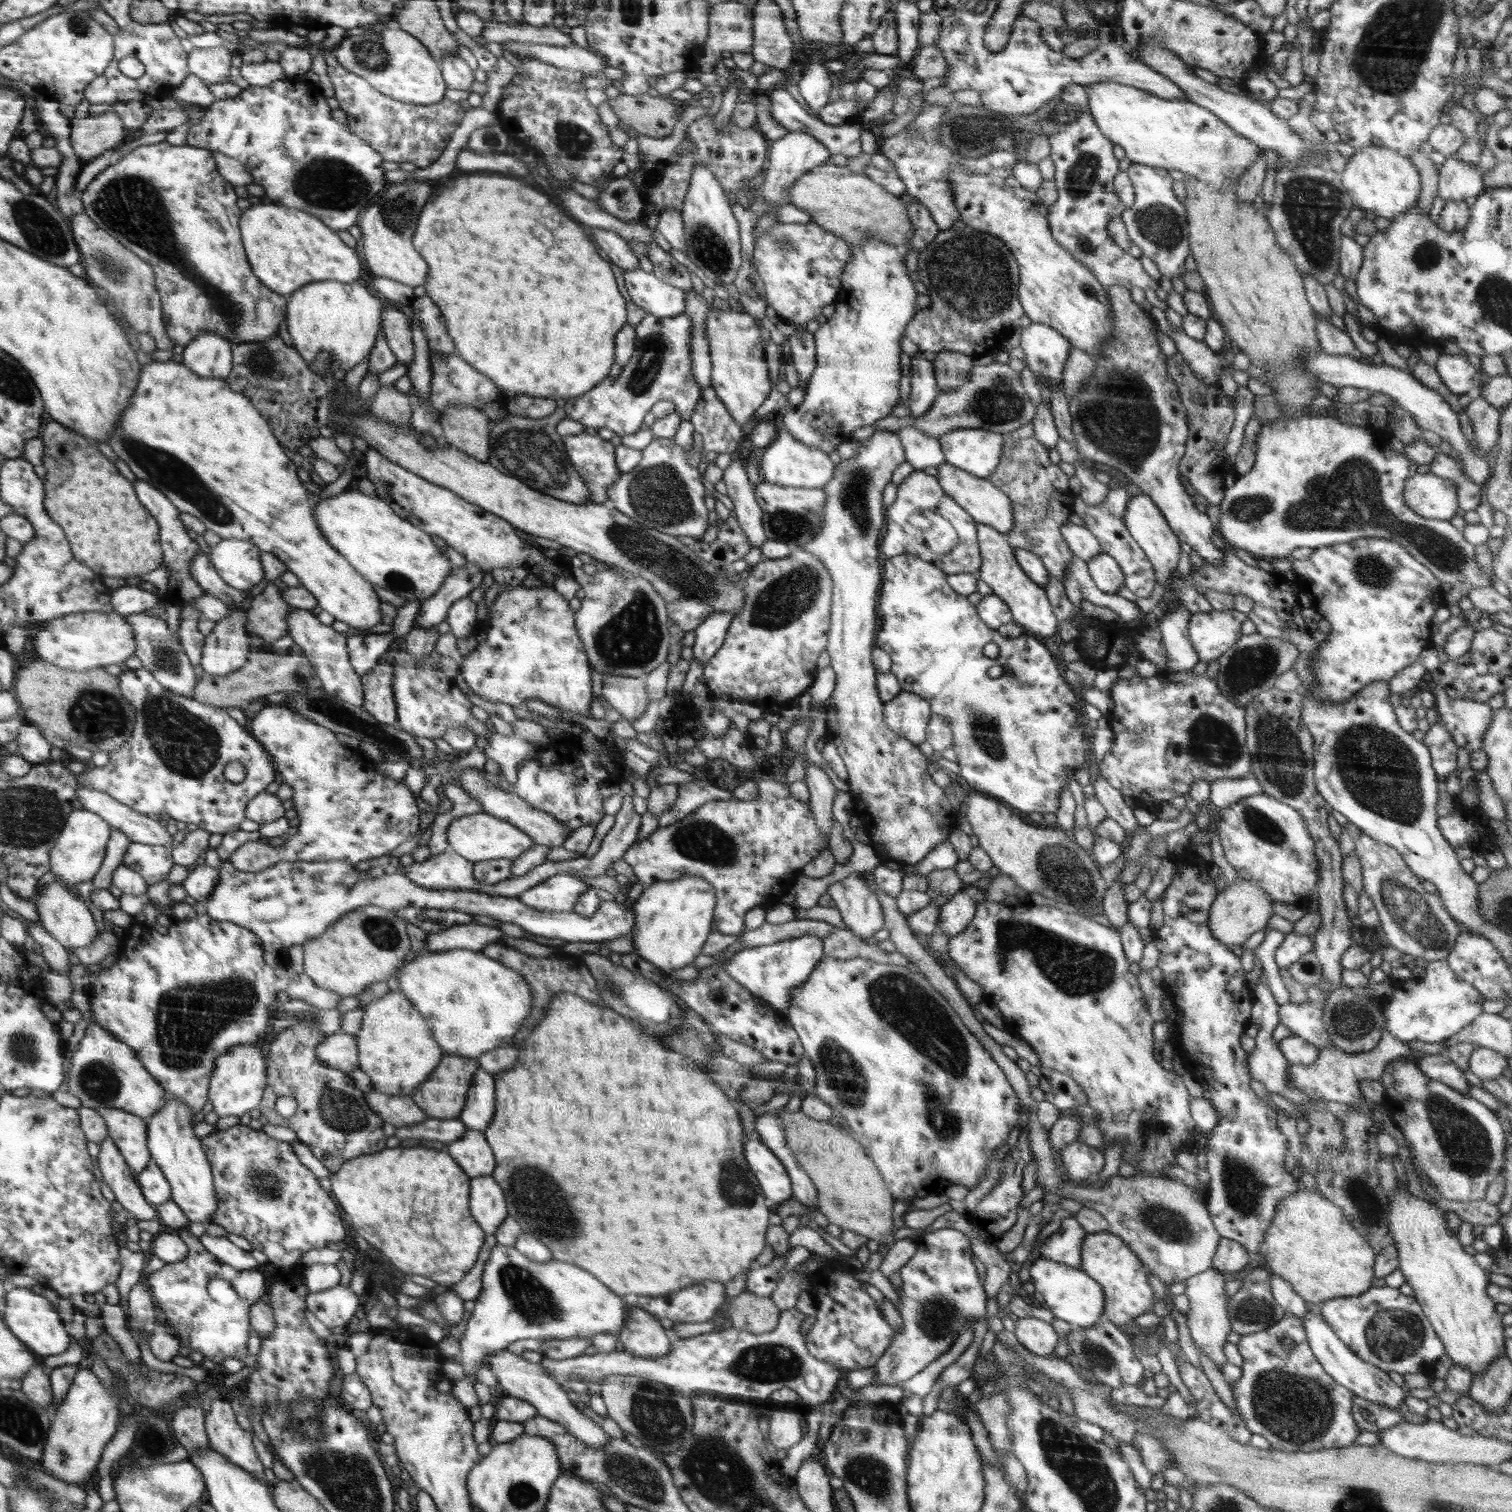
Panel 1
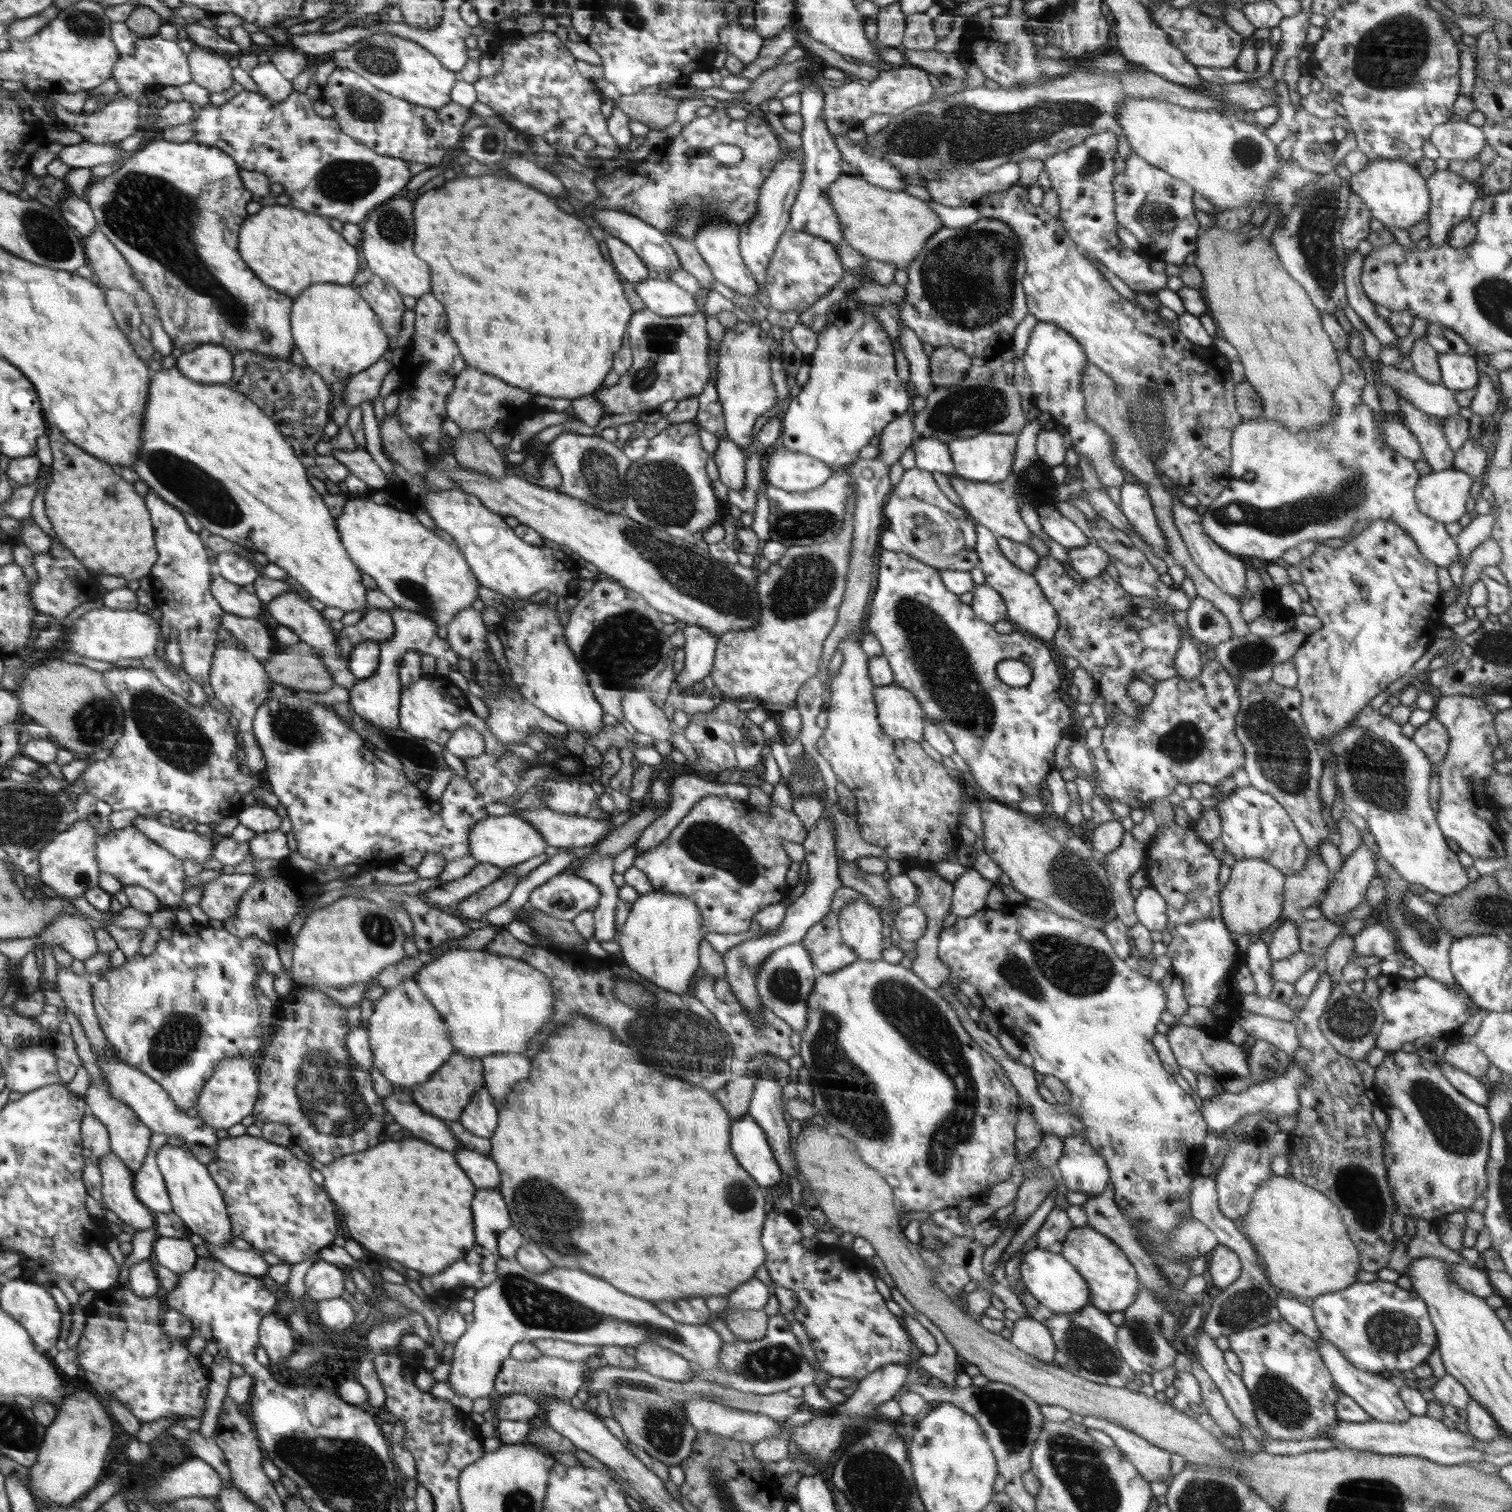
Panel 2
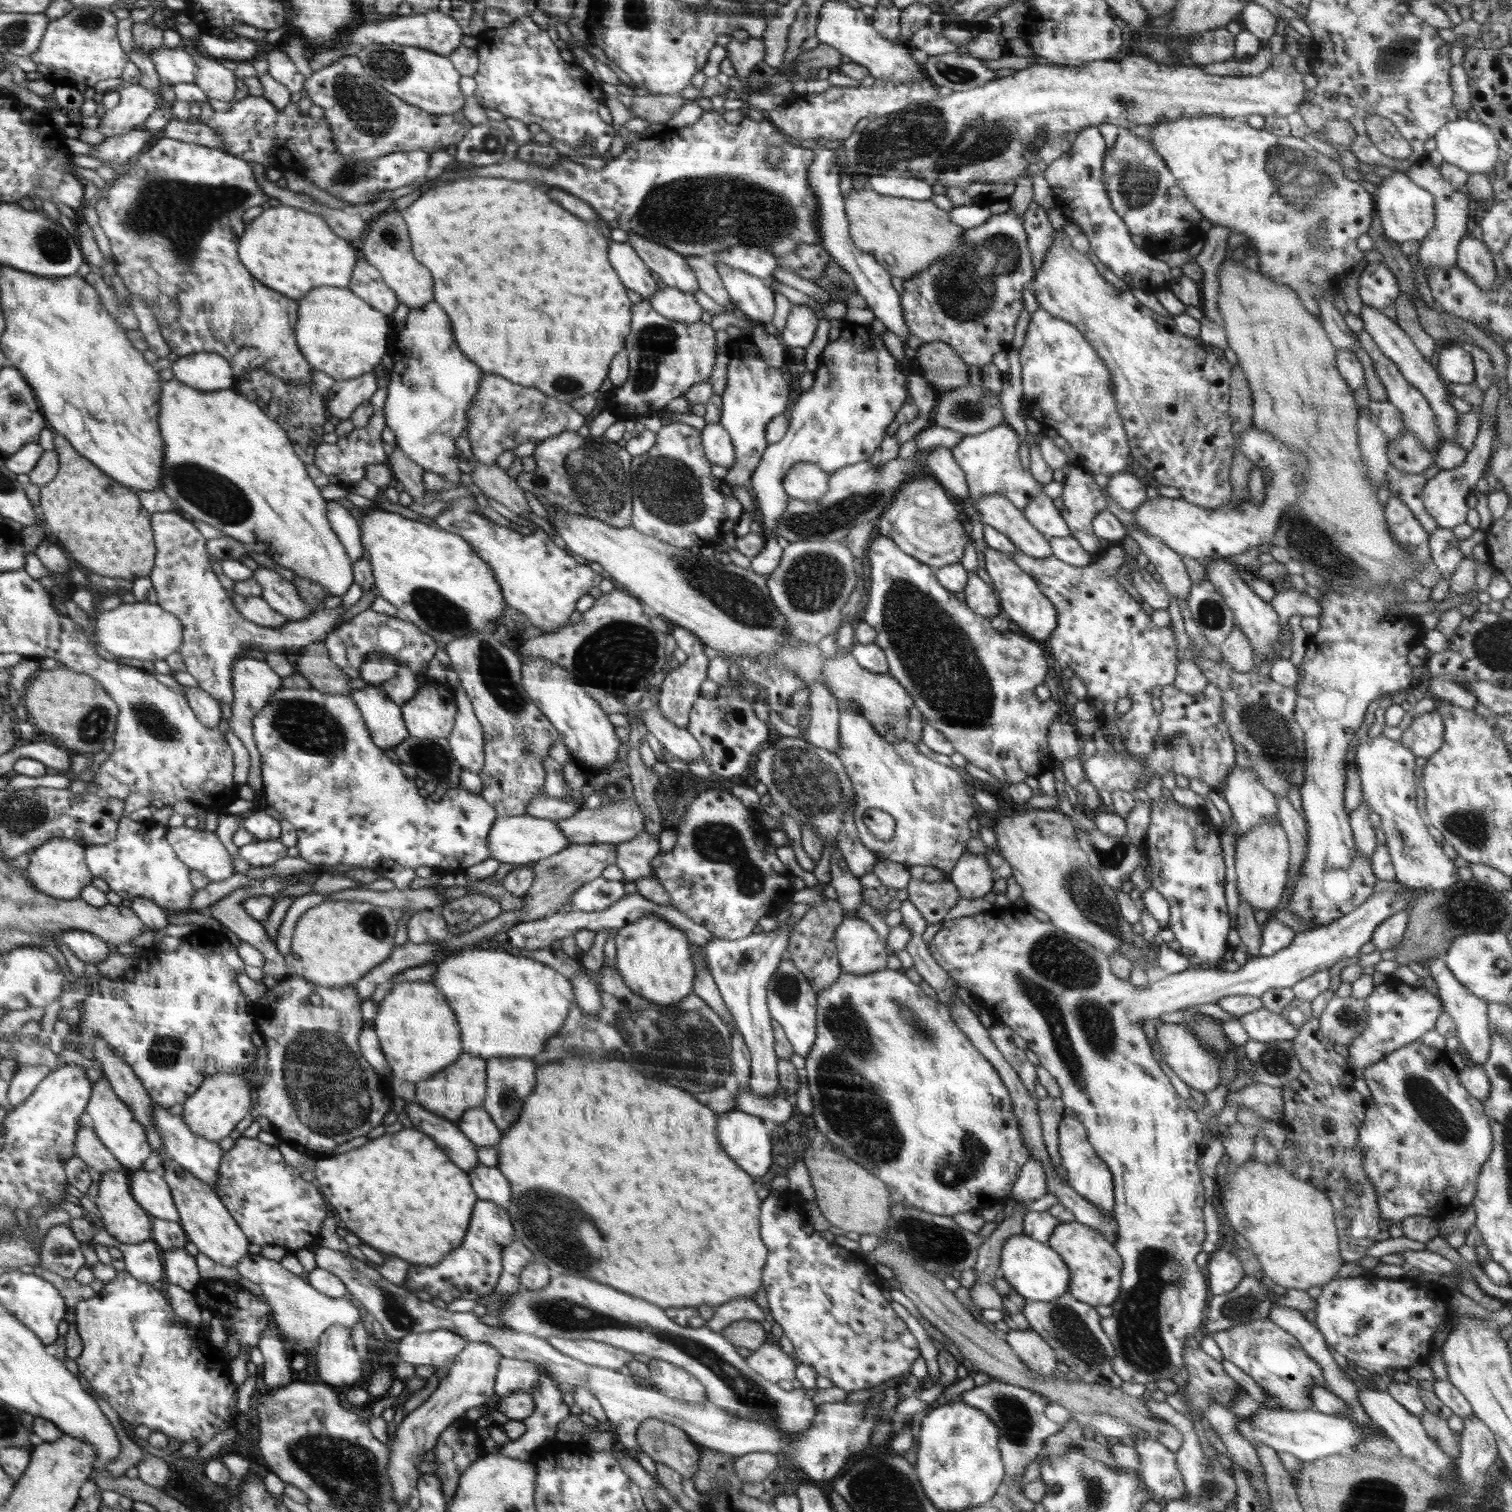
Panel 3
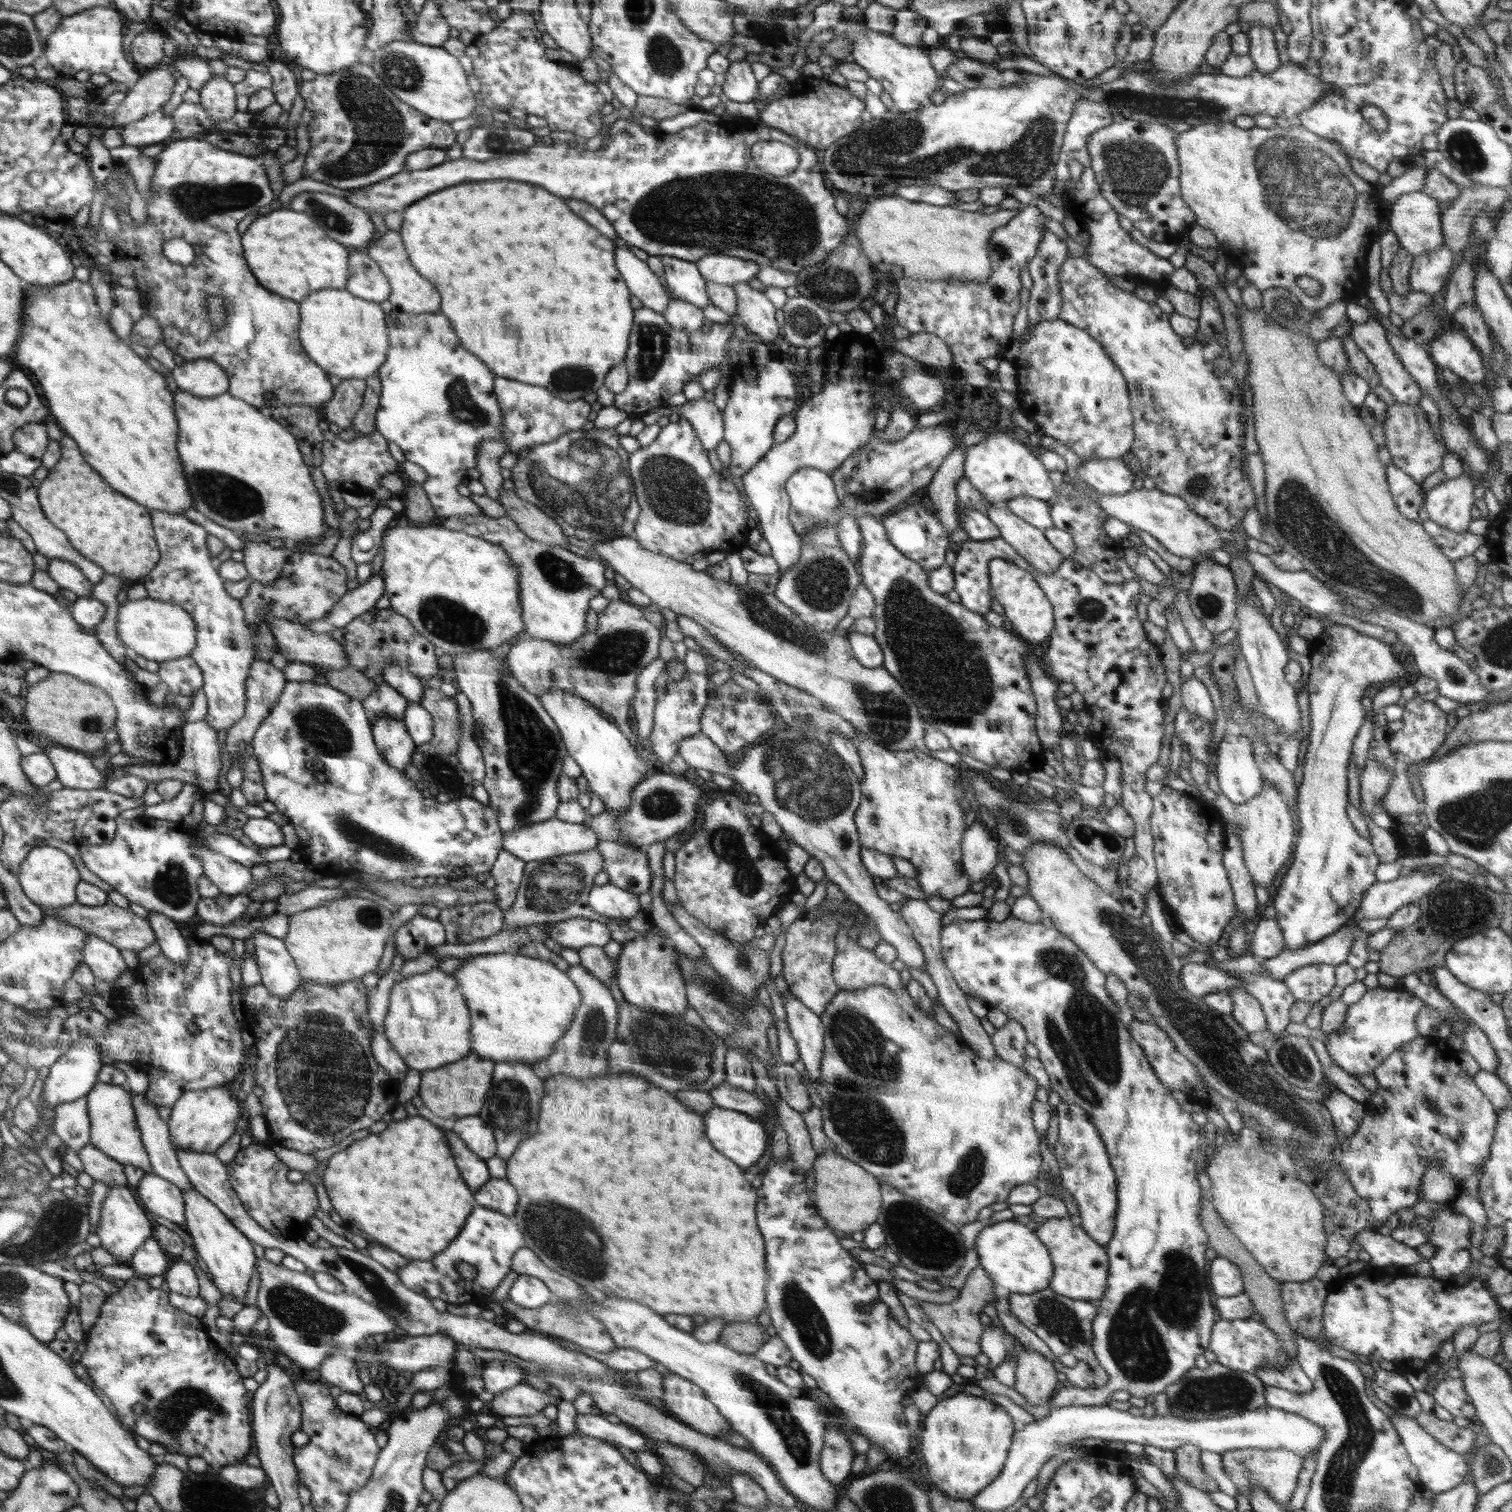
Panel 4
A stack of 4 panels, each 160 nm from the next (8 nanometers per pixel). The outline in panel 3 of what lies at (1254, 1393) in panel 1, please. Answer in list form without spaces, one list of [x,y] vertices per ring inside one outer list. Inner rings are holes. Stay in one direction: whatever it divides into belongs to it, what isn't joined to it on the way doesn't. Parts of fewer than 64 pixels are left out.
[[[1269,1318],[1239,1324],[1228,1330],[1213,1332],[1211,1336],[1220,1347],[1223,1360],[1235,1364],[1267,1392],[1267,1400],[1262,1404],[1264,1409],[1291,1411],[1308,1409],[1311,1407],[1311,1388],[1316,1385],[1326,1387],[1319,1364],[1304,1352],[1300,1342],[1294,1336],[1274,1324]]]

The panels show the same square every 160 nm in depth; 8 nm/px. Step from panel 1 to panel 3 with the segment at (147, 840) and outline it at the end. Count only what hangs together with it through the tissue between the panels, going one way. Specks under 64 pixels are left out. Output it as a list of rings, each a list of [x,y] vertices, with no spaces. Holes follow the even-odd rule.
[[[182,825],[168,827],[165,837],[188,868],[202,872],[211,881],[228,880],[234,876],[236,871],[231,853],[214,831]]]

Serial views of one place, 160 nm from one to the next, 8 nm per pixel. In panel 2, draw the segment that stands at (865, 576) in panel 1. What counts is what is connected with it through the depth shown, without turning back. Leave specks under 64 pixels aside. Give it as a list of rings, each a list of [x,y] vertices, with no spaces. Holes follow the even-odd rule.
[[[910,410],[898,416],[890,424],[887,424],[880,434],[882,439],[878,443],[880,453],[877,457],[882,459],[889,467],[899,460],[902,453],[915,440],[913,415],[914,413]],[[863,630],[850,633],[837,646],[837,651],[843,652],[843,661],[838,675],[831,679],[828,724],[817,742],[817,750],[832,767],[837,780],[850,788],[856,798],[857,826],[862,838],[901,862],[904,871],[933,867],[947,860],[962,844],[958,835],[959,810],[964,800],[962,788],[952,780],[942,763],[935,762],[924,752],[919,742],[896,740],[882,730],[873,699],[875,684],[868,672],[869,656],[861,649],[863,633]]]

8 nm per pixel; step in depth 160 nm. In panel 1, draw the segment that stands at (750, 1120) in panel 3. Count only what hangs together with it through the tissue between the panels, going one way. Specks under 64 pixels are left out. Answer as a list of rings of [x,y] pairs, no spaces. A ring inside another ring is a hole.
[[[754,1131],[747,1136],[744,1141],[744,1156],[746,1156],[747,1163],[751,1165],[751,1171],[756,1176],[756,1180],[760,1181],[761,1192],[768,1198],[771,1205],[784,1204],[792,1198],[793,1190],[792,1183],[785,1166],[780,1162],[780,1159],[763,1143],[761,1136]]]

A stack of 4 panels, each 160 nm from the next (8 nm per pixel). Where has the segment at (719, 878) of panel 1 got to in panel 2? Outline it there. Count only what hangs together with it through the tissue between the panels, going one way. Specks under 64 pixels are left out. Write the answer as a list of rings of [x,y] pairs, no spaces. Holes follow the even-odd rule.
[[[716,795],[705,796],[694,804],[664,842],[637,855],[633,865],[646,874],[654,891],[685,894],[695,900],[708,932],[746,932],[759,910],[780,903],[784,896],[778,894],[778,890],[786,886],[786,872],[792,861],[782,848],[782,841],[802,844],[808,832],[793,811],[786,811],[774,801],[771,805],[772,813],[766,815],[760,812],[760,808],[756,808],[756,804],[749,803],[748,799],[732,800]]]

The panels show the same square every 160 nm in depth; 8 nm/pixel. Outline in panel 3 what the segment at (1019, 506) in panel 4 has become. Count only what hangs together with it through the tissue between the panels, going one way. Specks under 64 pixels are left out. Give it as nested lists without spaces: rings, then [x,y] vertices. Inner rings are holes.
[[[1046,493],[1036,496],[1022,512],[1028,522],[1048,538],[1070,538],[1072,535],[1060,511]]]

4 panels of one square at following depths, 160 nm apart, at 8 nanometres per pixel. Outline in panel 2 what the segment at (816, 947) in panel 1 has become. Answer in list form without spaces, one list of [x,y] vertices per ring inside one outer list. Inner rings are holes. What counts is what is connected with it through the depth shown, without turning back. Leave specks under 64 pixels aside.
[[[801,942],[784,945],[772,952],[756,971],[756,996],[764,1008],[784,1020],[794,1032],[802,1033],[807,1022],[806,1002],[814,989],[817,976],[808,949]]]

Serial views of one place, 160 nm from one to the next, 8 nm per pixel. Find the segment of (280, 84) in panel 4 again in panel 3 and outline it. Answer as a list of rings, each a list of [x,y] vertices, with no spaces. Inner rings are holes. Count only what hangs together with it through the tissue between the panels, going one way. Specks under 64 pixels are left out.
[[[278,48],[270,51],[266,60],[268,61],[268,75],[271,75],[276,82],[284,85],[297,98],[306,78],[298,72],[294,62],[288,58],[284,51],[280,51]]]

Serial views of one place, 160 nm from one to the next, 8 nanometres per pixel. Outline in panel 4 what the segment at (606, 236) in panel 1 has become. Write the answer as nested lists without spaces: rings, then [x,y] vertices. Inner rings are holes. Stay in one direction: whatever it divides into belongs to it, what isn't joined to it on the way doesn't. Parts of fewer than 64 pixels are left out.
[[[619,248],[616,258],[618,258],[616,264],[624,274],[624,282],[632,294],[642,302],[644,307],[663,313],[671,300],[664,286],[660,284],[660,278],[646,266],[646,262],[636,258],[626,248]]]

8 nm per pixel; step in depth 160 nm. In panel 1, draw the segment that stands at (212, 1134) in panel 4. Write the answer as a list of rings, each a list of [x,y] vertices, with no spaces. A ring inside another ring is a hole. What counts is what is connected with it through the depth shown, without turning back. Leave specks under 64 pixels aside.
[[[236,1045],[220,1056],[210,1082],[210,1104],[219,1116],[239,1116],[250,1113],[263,1100],[267,1086],[267,1070],[264,1056],[258,1045]]]

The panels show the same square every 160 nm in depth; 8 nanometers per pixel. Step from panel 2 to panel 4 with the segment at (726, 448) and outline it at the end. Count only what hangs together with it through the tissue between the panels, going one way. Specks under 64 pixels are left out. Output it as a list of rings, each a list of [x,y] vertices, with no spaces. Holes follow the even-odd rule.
[[[704,397],[686,401],[679,406],[677,417],[691,421],[705,449],[714,450],[725,433],[723,414],[712,401]]]

